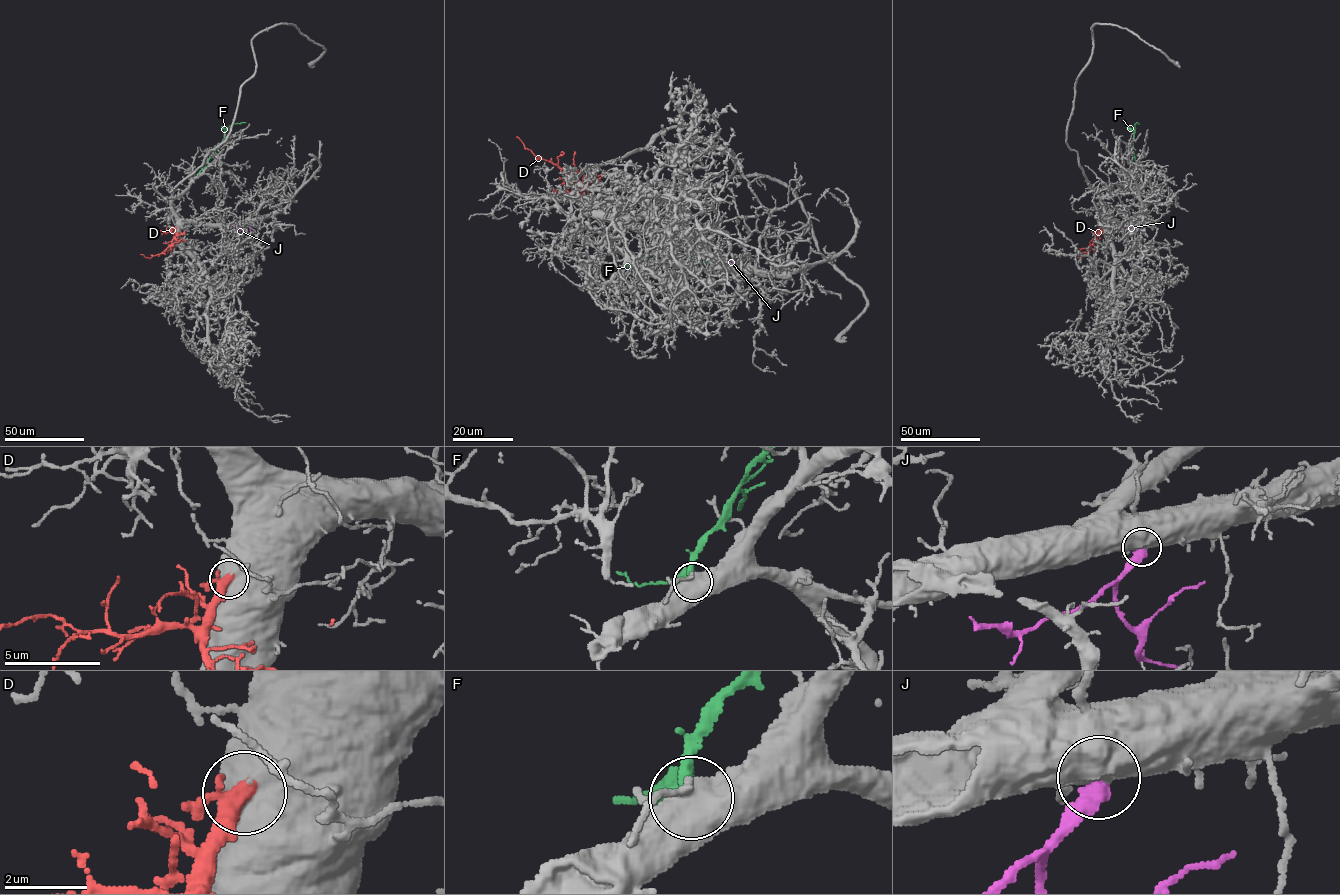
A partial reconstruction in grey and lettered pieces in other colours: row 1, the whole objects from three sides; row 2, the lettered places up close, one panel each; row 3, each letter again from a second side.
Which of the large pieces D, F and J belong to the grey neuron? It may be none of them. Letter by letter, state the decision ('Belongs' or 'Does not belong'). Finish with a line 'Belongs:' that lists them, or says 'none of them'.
D: Belongs
F: Does not belong
J: Does not belong
Belongs: D

